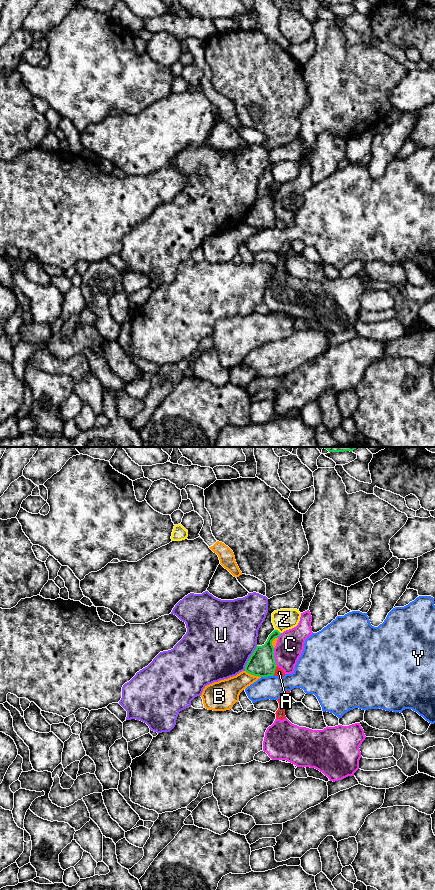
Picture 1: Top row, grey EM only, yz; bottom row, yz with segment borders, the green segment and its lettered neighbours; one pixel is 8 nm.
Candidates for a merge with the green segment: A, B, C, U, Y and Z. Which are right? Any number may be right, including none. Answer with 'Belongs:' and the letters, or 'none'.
Belongs: none

